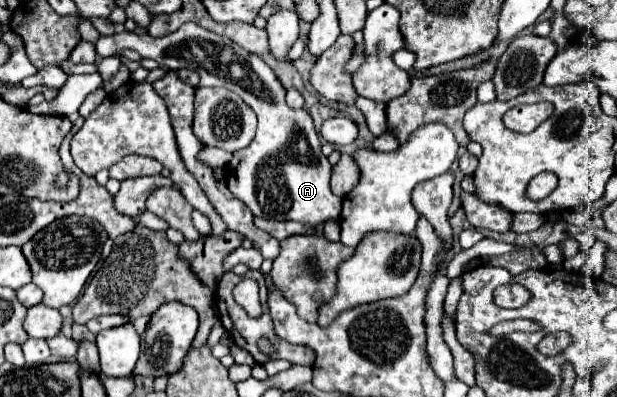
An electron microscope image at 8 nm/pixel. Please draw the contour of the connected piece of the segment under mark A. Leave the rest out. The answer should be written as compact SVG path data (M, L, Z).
M192 22L182 24L182 28L178 28L174 34L168 34L164 38L152 38L150 34L136 34L136 32L120 32L120 34L112 34L112 36L100 36L96 42L96 50L98 50L100 58L114 56L122 48L138 50L138 54L142 58L152 58L162 68L168 68L168 70L180 70L180 68L196 70L200 76L200 82L196 88L200 88L200 86L224 86L228 90L234 90L256 112L256 116L258 116L256 138L252 140L252 144L248 148L234 152L232 160L228 162L228 172L224 170L228 190L238 200L242 200L254 216L268 218L268 220L294 220L294 222L302 222L310 228L318 228L330 216L340 216L342 198L334 196L330 190L332 166L330 166L328 158L320 152L320 140L316 136L312 116L306 110L292 110L284 102L286 90L264 60L260 60L256 54L242 50L240 46L236 46L226 36L204 30L202 26L192 24Z

